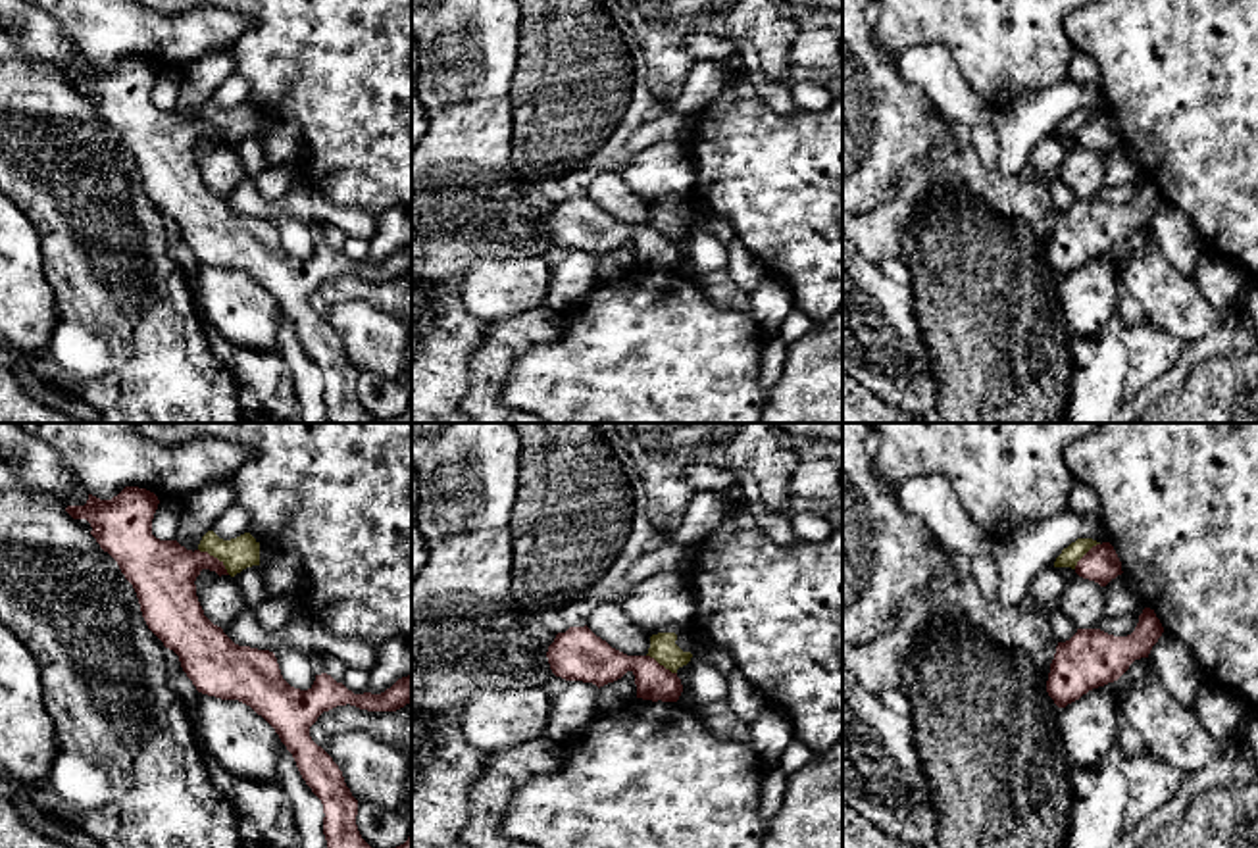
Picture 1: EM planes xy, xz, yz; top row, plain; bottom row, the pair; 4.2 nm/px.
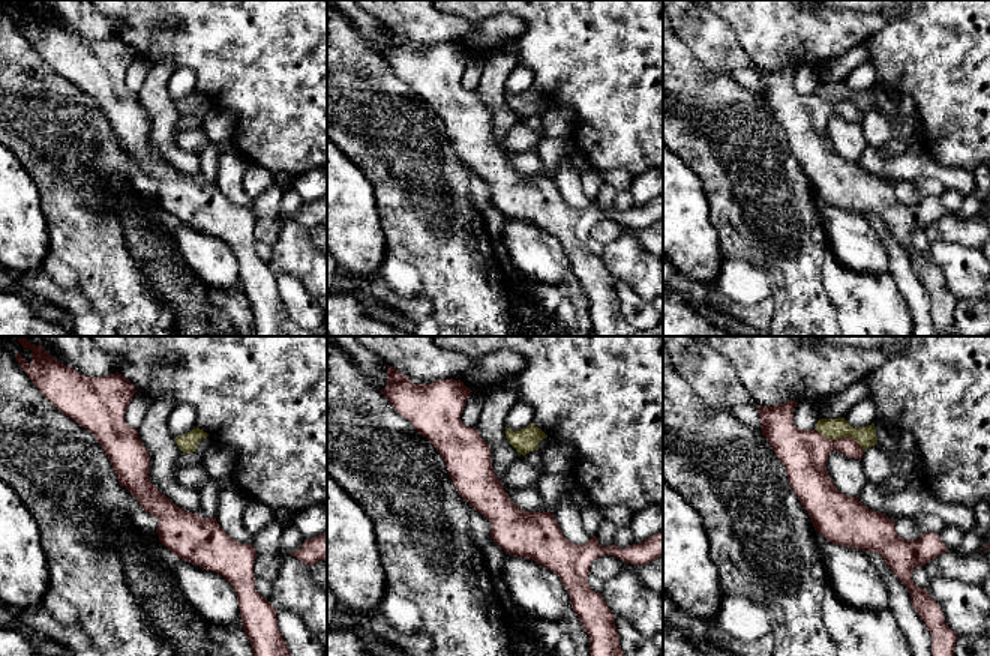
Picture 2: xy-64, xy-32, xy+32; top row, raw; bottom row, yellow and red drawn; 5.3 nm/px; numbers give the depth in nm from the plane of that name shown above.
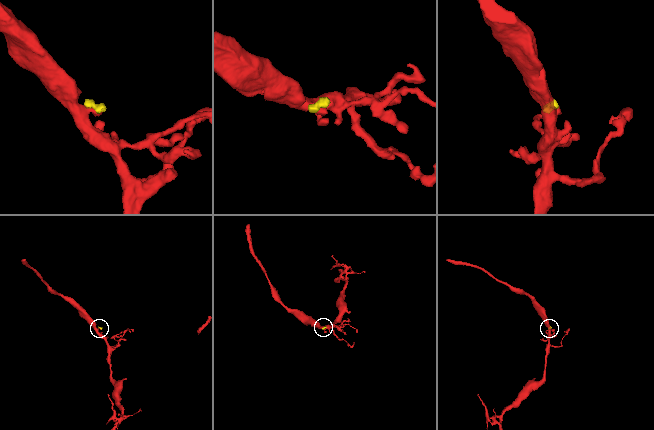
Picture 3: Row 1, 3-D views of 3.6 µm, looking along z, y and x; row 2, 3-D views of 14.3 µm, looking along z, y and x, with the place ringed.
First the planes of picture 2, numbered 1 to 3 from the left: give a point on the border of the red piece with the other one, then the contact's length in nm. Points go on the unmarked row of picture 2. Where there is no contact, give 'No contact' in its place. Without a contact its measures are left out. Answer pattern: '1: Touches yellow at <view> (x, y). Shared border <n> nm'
1: No contact
2: No contact
3: Touches yellow at xy+32 (840, 101). Shared border 300 nm

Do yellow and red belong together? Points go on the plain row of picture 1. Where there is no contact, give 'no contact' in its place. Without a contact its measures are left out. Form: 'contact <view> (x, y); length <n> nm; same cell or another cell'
contact xy (216, 125); length 170 nm; another cell

